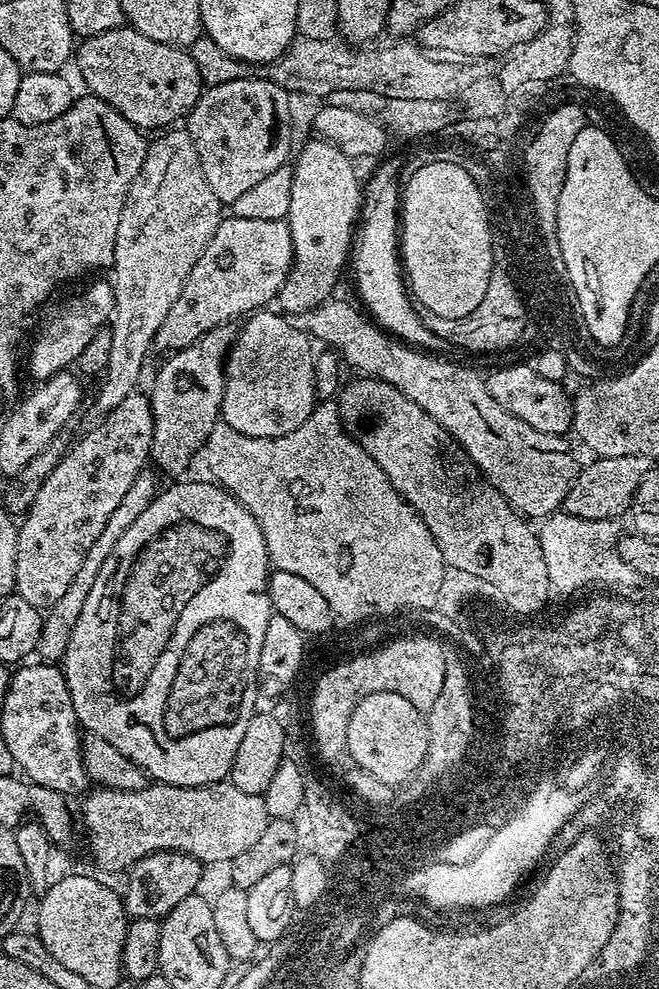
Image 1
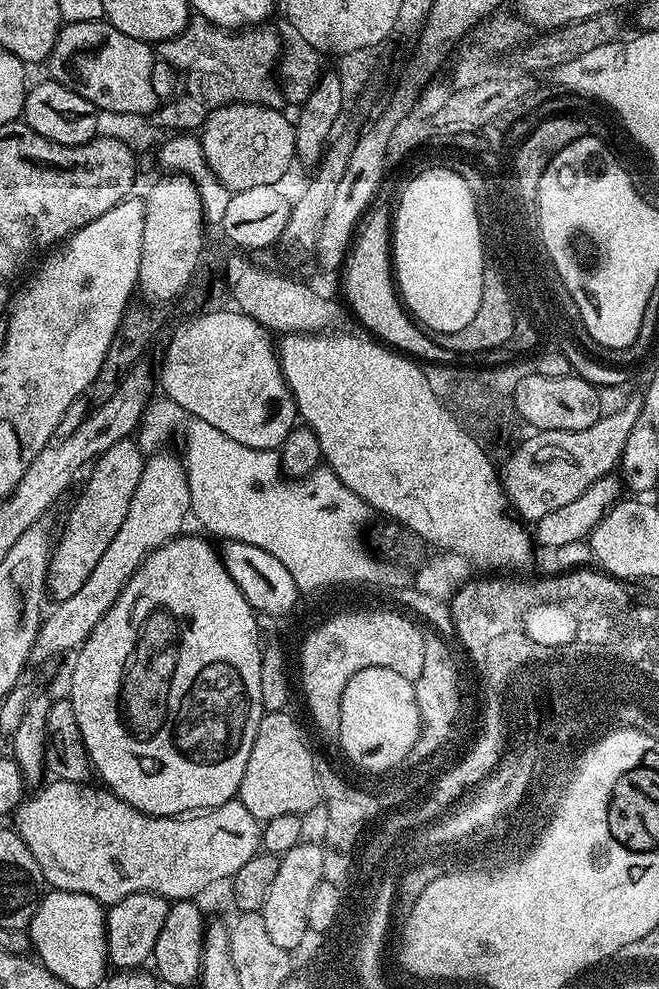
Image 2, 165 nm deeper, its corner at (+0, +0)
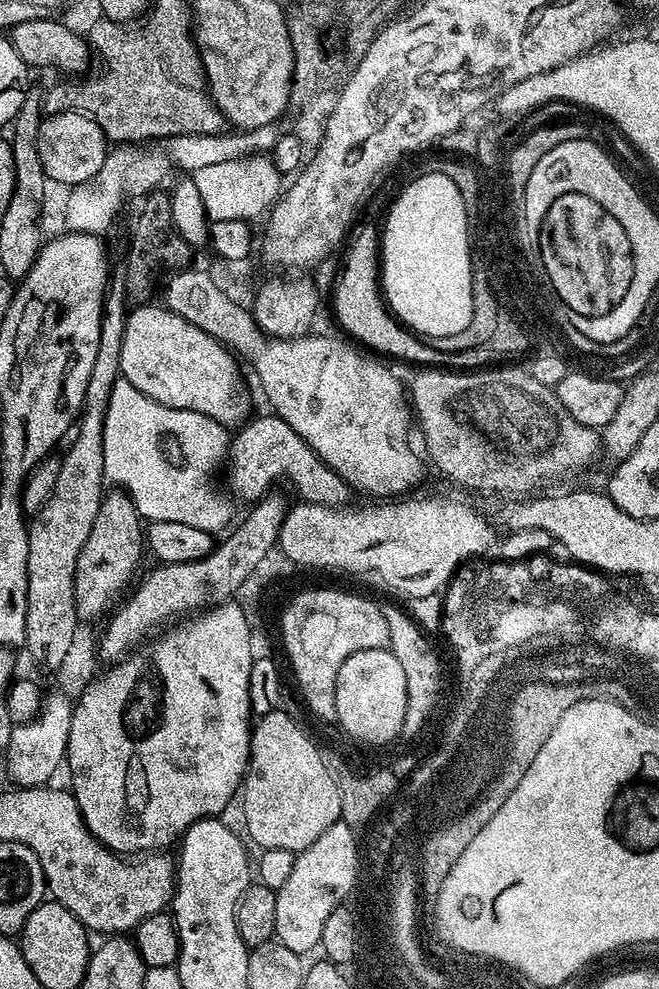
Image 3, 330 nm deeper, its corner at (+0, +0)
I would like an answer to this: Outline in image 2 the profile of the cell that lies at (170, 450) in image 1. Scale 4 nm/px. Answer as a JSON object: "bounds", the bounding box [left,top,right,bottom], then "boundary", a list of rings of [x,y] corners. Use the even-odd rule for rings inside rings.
{"bounds":[29,450,192,665],"boundary":[[[156,450],[144,461],[142,478],[138,478],[138,486],[134,490],[134,498],[130,498],[130,510],[126,510],[126,518],[122,518],[122,526],[118,526],[118,534],[114,534],[114,542],[106,546],[102,558],[98,558],[98,566],[90,570],[90,578],[82,582],[78,594],[70,594],[70,598],[59,601],[56,609],[49,611],[41,619],[36,641],[30,650],[29,661],[33,665],[44,664],[51,656],[59,652],[79,649],[84,640],[98,626],[98,622],[114,606],[120,591],[126,582],[136,573],[138,566],[154,550],[158,550],[166,542],[175,540],[185,531],[184,519],[189,519],[192,511],[190,502],[190,482],[184,469],[184,461],[179,455],[168,450]]]}

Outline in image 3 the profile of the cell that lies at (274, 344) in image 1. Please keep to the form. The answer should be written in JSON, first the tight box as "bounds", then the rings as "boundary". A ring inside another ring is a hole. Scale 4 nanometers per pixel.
{"bounds":[120,302,250,430],"boundary":[[[152,302],[142,304],[127,313],[125,333],[122,334],[120,376],[159,404],[206,414],[229,430],[243,425],[249,419],[250,413],[248,396],[244,393],[243,382],[240,381],[240,368],[236,365],[237,357],[209,332],[203,332],[198,326],[186,322],[186,318],[169,312],[167,307],[155,308],[154,305]]]}

